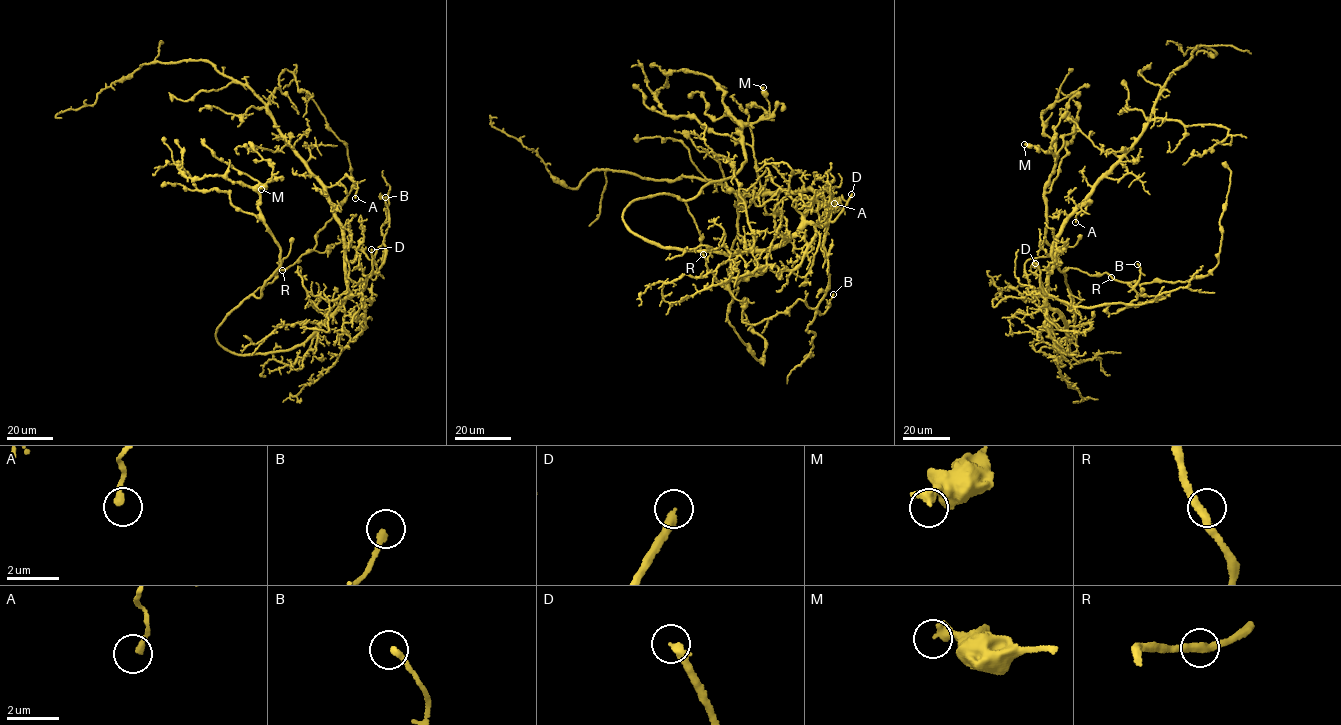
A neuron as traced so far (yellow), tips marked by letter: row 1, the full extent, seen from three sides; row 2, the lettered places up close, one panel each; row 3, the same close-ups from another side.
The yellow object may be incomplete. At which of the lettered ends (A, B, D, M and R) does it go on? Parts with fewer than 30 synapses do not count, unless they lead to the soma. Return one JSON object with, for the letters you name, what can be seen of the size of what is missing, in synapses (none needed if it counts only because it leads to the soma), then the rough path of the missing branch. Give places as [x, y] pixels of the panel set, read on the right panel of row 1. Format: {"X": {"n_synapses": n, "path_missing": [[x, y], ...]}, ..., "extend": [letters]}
{"D": {"path_missing": [[1035, 263], [1039, 248], [1059, 220], [1055, 194]]}, "extend": ["D"]}

